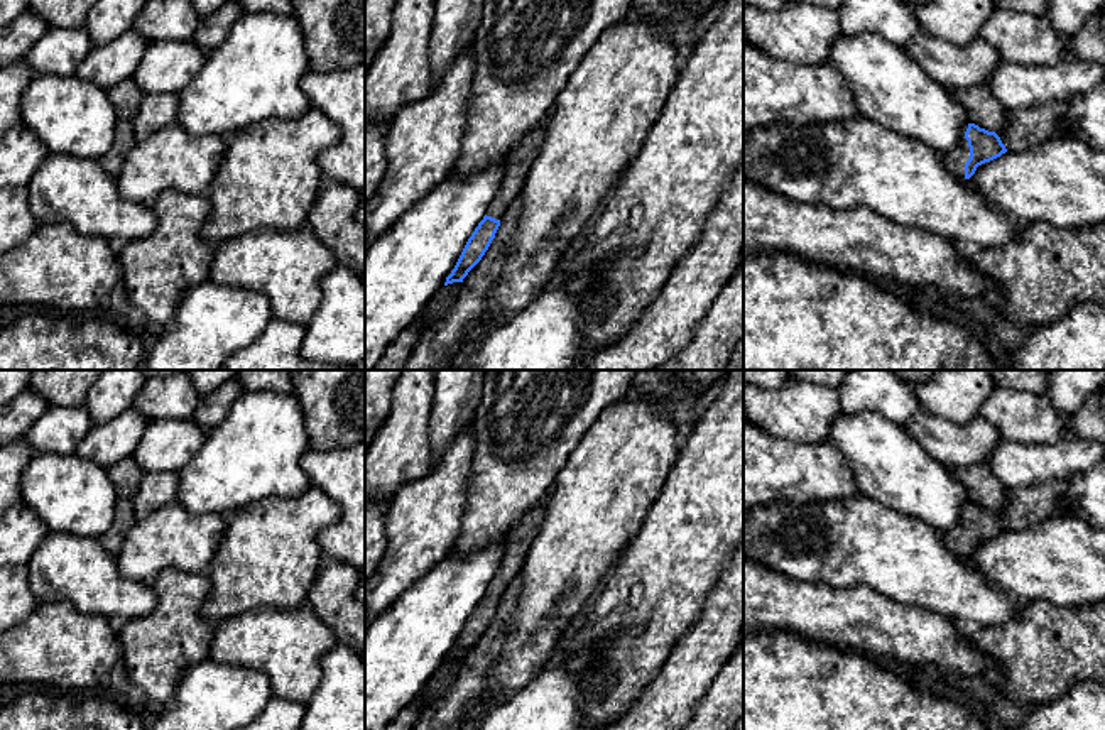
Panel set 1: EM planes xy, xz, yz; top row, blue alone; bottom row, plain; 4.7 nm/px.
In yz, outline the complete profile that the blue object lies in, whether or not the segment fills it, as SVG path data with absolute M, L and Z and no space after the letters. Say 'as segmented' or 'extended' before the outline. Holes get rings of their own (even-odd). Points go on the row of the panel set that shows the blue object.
extended; M968 123L961 128L961 142L944 154L941 154L946 169L958 179L970 179L977 167L990 162L1007 149L995 132Z

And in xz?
extended; M546 122L534 127L509 154L504 177L488 204L487 215L468 238L455 269L446 277L444 286L463 282L468 272L482 260L488 250L500 226L504 213L519 198L527 172L541 150L544 140L544 125Z

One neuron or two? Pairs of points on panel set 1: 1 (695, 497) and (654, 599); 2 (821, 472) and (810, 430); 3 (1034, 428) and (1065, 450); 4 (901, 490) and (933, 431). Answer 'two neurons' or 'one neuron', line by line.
1: one neuron
2: two neurons
3: two neurons
4: two neurons

